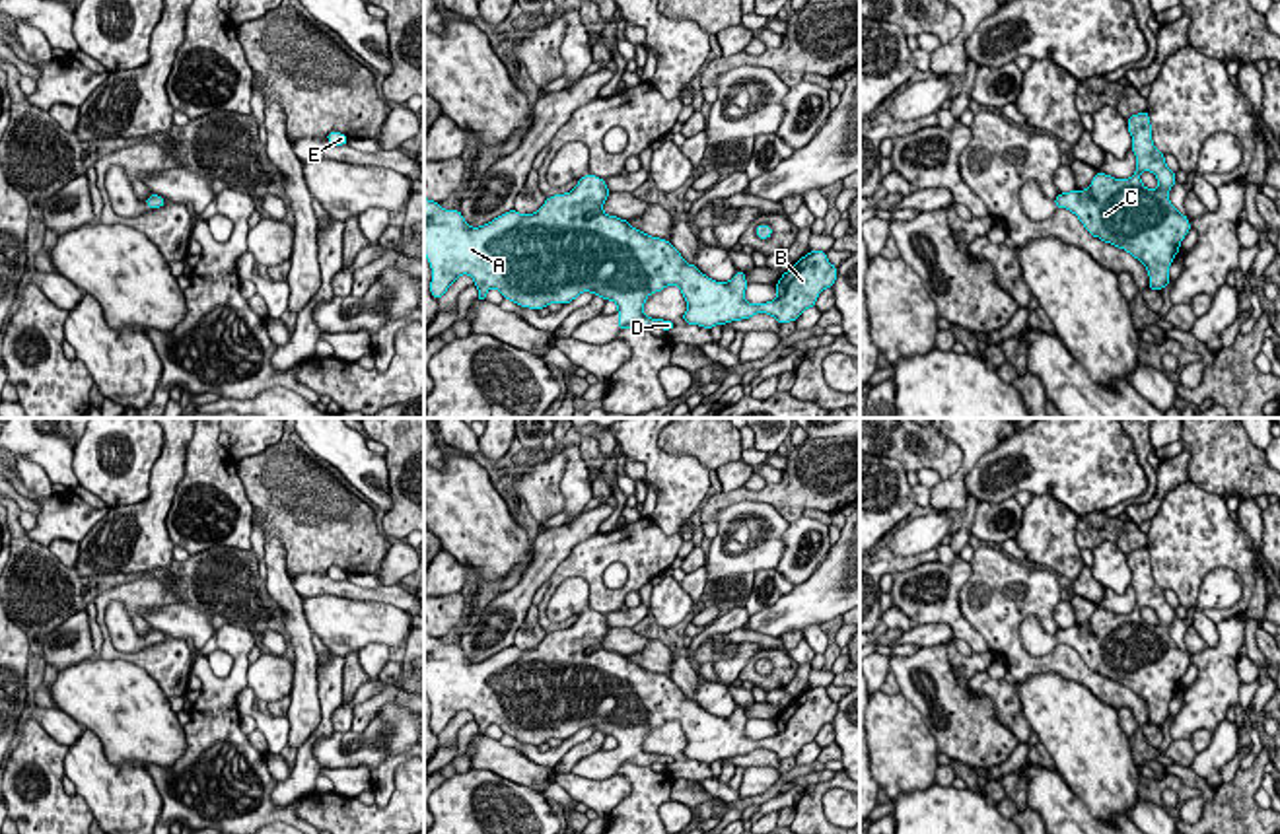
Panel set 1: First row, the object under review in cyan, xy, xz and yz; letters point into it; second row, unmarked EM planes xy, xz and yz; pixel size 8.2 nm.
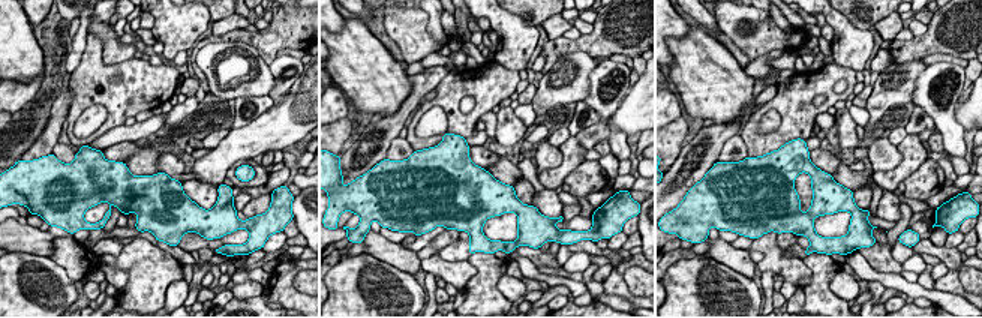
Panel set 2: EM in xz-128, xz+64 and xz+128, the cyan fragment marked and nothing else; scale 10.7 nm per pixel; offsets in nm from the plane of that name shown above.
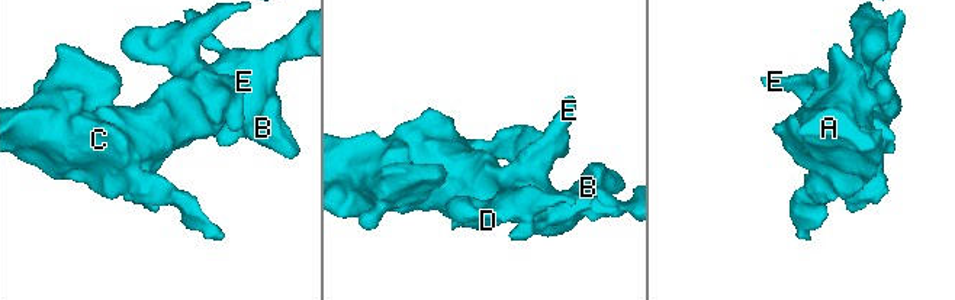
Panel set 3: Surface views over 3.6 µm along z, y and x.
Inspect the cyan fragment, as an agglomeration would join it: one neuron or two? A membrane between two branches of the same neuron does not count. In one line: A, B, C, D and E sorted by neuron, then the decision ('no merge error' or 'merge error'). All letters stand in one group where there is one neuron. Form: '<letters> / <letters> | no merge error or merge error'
A B C D E | no merge error

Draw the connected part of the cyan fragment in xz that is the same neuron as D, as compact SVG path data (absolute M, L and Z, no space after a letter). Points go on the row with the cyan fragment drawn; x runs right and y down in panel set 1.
M587 173L570 192L549 196L535 214L510 210L479 227L469 226L459 210L445 210L440 202L424 198L424 255L432 268L432 295L440 299L461 274L473 278L479 301L496 288L506 299L537 311L549 303L570 303L580 294L591 292L617 303L619 330L654 327L671 330L675 323L644 315L648 295L667 286L681 288L687 301L685 323L712 329L757 313L766 313L780 325L796 321L836 280L836 266L827 261L825 251L811 251L782 274L772 301L749 303L743 297L745 272L737 270L729 282L708 278L667 239L652 237L626 220L605 214L609 192L601 177Z

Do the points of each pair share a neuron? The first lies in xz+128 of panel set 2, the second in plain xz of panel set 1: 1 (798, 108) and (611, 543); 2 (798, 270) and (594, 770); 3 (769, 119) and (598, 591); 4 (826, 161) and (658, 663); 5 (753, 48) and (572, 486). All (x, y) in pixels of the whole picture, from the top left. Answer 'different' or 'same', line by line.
1: same
2: different
3: different
4: different
5: different

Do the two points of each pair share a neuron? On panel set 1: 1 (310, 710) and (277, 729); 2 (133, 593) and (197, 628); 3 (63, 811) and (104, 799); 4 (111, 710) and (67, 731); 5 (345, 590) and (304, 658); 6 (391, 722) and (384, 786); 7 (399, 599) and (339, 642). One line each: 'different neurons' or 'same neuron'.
1: different neurons
2: different neurons
3: different neurons
4: different neurons
5: different neurons
6: different neurons
7: different neurons

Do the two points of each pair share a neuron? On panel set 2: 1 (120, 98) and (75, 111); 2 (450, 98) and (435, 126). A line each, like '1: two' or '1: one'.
1: one
2: two

